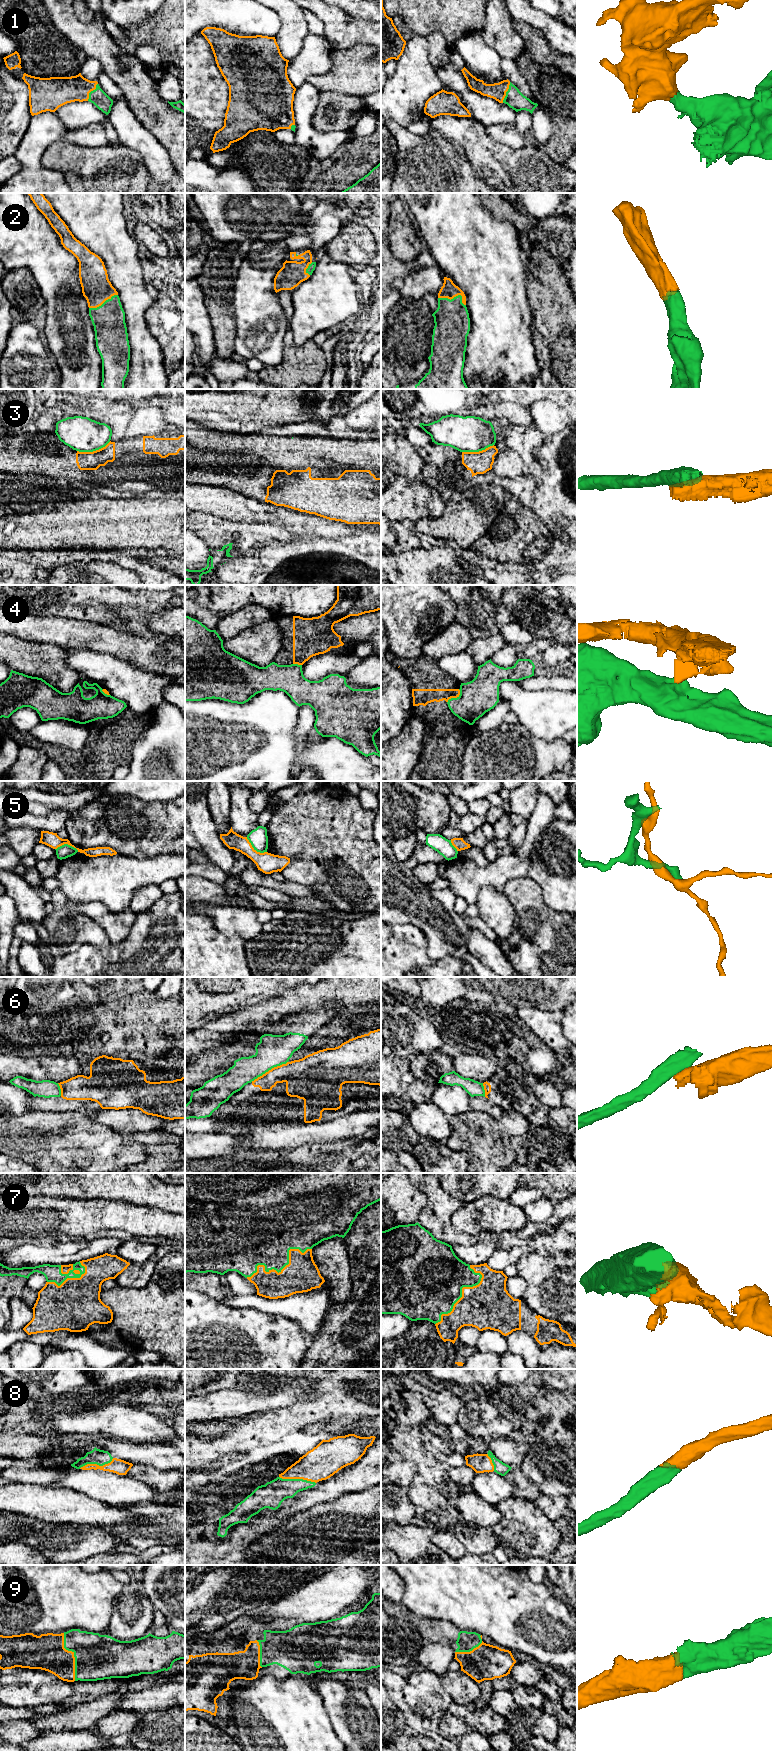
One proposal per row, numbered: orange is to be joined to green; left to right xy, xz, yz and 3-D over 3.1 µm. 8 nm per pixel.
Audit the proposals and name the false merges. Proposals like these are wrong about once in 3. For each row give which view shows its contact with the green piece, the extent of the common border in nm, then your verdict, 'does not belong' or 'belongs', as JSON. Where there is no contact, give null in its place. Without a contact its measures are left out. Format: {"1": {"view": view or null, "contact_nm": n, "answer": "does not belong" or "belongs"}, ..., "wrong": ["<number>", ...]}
{"1": {"view": "yz", "contact_nm": 180, "answer": "belongs"}, "2": {"view": "yz", "contact_nm": 240, "answer": "belongs"}, "3": {"view": "xy", "contact_nm": 280, "answer": "does not belong"}, "4": {"view": "yz", "contact_nm": 150, "answer": "does not belong"}, "5": {"view": "xz", "contact_nm": 200, "answer": "does not belong"}, "6": {"view": "xz", "contact_nm": 340, "answer": "does not belong"}, "7": {"view": "xy", "contact_nm": 340, "answer": "belongs"}, "8": {"view": "xz", "contact_nm": 300, "answer": "belongs"}, "9": {"view": "xy", "contact_nm": 400, "answer": "belongs"}, "wrong": ["3", "4", "5", "6"]}

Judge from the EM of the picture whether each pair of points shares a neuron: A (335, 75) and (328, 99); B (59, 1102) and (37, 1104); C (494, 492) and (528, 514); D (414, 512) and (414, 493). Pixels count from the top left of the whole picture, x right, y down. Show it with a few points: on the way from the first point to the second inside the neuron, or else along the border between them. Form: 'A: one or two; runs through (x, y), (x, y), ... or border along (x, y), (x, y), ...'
A: two; border along (320, 91), (337, 91), (354, 95)
B: one; runs through (54, 1104), (42, 1104)
C: two; border along (508, 495), (502, 511), (494, 519)
D: one; runs through (412, 507), (412, 498)

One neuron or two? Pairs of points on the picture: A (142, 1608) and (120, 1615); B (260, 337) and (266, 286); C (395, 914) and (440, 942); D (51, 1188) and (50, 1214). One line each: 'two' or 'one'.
A: one
B: one
C: one
D: two

